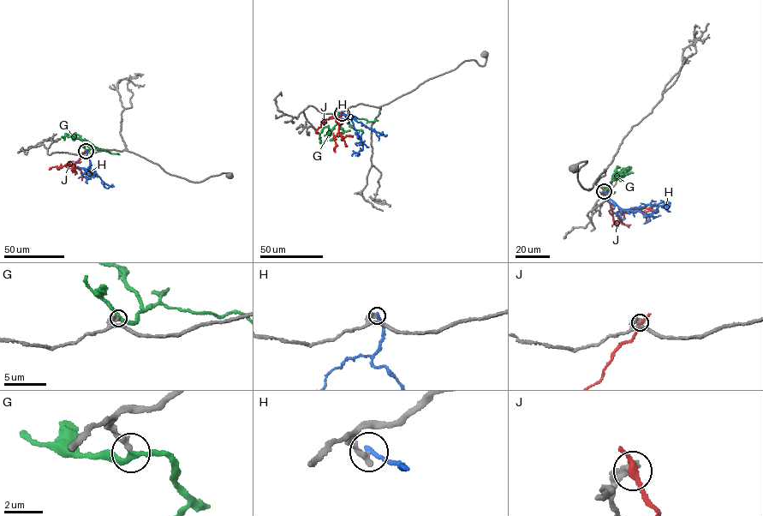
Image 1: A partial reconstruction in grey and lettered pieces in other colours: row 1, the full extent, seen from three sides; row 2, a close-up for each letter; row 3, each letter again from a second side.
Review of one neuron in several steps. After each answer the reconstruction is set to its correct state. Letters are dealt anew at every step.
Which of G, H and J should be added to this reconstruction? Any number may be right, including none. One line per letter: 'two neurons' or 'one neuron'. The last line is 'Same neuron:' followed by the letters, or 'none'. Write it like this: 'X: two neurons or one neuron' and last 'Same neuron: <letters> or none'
G: one neuron
H: two neurons
J: two neurons
Same neuron: G

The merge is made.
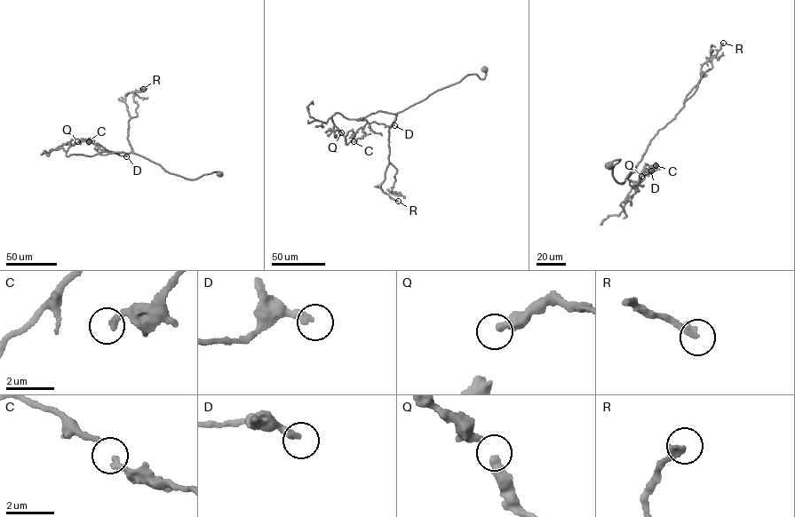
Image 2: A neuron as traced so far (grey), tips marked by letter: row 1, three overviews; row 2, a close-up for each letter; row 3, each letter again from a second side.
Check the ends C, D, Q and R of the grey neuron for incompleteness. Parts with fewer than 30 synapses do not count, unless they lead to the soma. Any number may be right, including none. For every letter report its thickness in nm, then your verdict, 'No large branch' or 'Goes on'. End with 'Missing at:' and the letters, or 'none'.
C: Thickness 280 nm. No large branch
D: Thickness 280 nm. No large branch
Q: Thickness 400 nm. No large branch
R: Thickness 280 nm. Goes on
Missing at: R

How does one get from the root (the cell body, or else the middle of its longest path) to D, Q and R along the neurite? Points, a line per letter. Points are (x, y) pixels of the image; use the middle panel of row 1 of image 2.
D: (485, 69), (483, 79), (467, 75), (402, 111), (393, 114), (377, 111), (363, 117), (369, 123), (394, 125)
Q: (485, 69), (483, 79), (467, 75), (402, 111), (370, 114), (363, 117), (367, 123), (347, 144), (341, 132)
R: (485, 69), (483, 79), (467, 75), (396, 113), (388, 131), (390, 163), (379, 185), (398, 201)

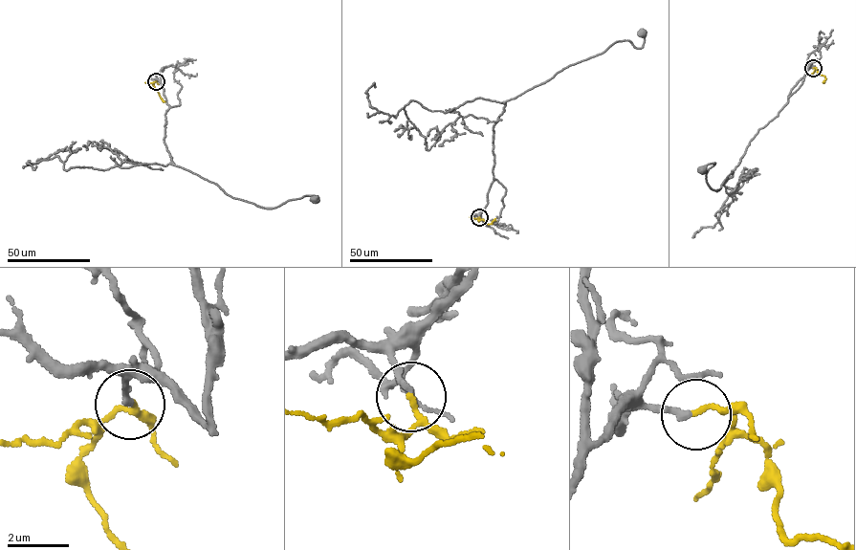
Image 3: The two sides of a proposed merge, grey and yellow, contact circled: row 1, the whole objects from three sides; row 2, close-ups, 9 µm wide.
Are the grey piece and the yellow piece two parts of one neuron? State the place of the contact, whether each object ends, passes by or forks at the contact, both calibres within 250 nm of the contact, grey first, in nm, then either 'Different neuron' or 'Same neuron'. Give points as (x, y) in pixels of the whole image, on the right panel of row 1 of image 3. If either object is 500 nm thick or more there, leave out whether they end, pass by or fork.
Place: (813, 68). At the ring grey ends. At the ring yellow passes by. Thickness 200 nm (grey) against 120 nm. Same neuron

